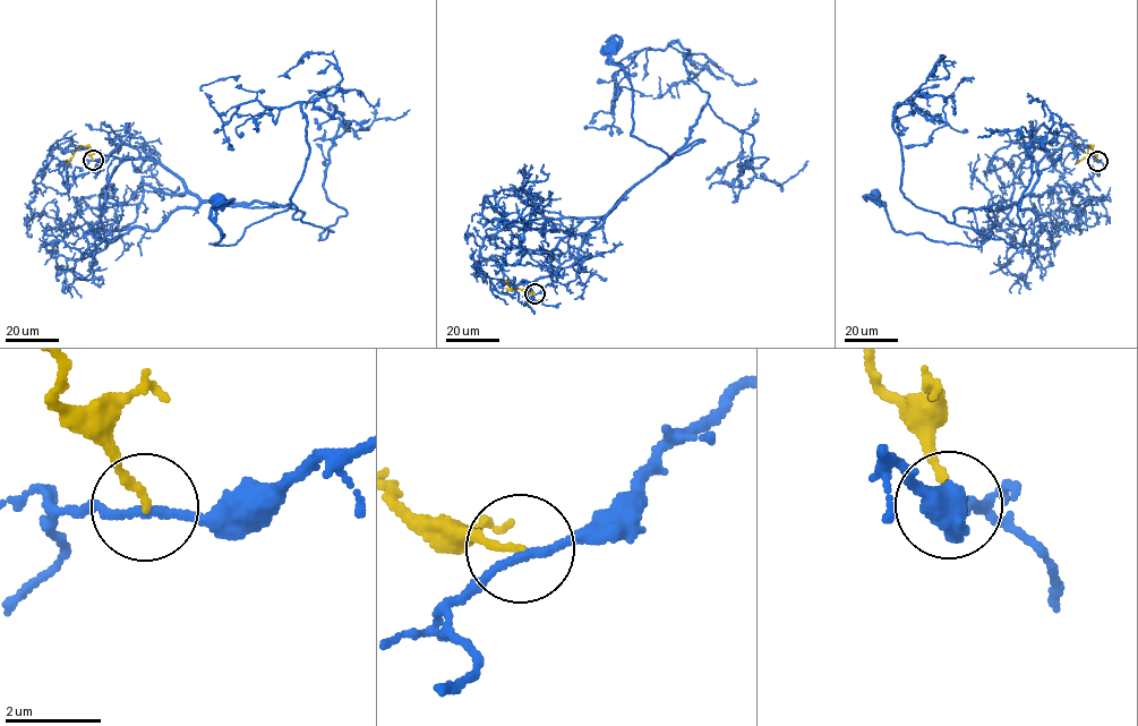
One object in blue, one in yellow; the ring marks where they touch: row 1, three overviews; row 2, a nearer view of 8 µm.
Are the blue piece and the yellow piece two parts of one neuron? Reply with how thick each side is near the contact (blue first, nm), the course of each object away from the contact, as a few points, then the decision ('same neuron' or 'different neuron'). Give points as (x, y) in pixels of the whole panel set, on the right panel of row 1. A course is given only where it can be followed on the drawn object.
170 nm thick on the blue side, 150 nm on the other; blue runs (1097, 161), (1083, 145), (1045, 154), (1029, 193), (985, 211), (993, 224), (978, 246), (897, 231), (875, 196); yellow runs (1097, 161), (1089, 145), (1087, 156), (1076, 162); different neuron

